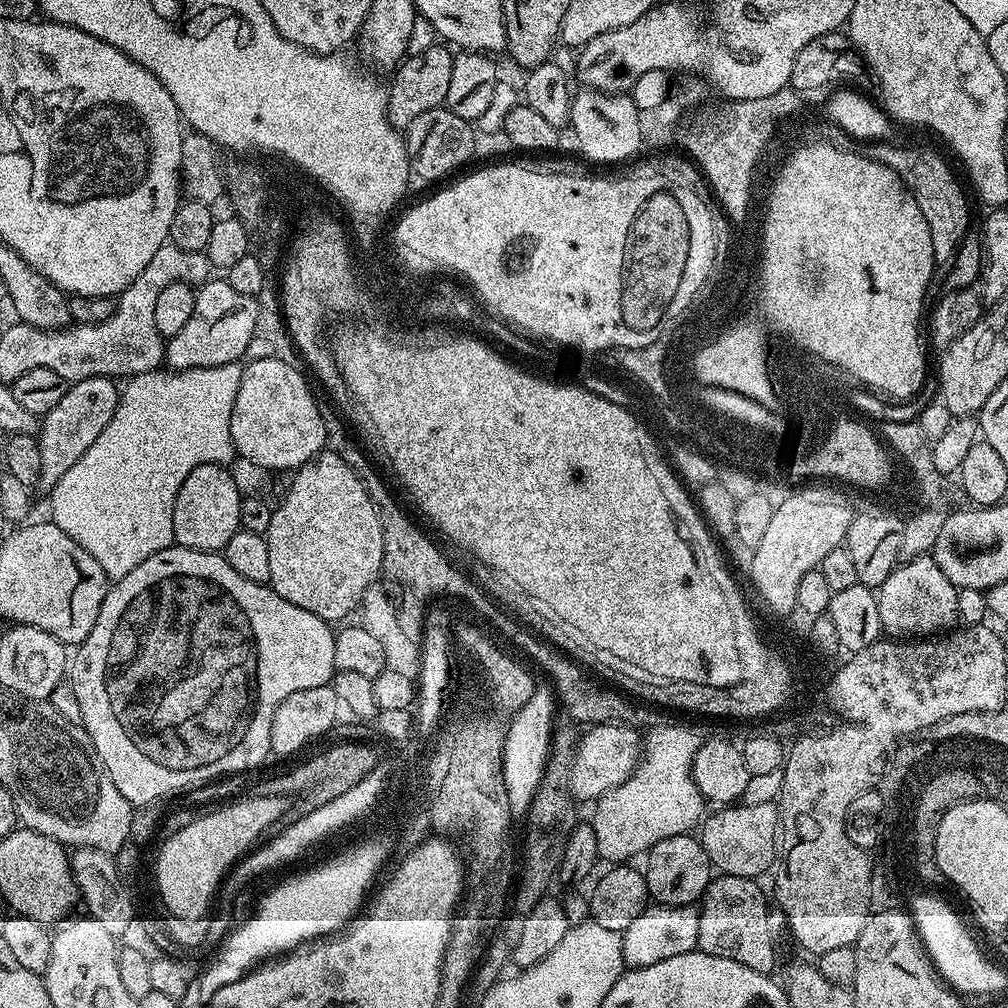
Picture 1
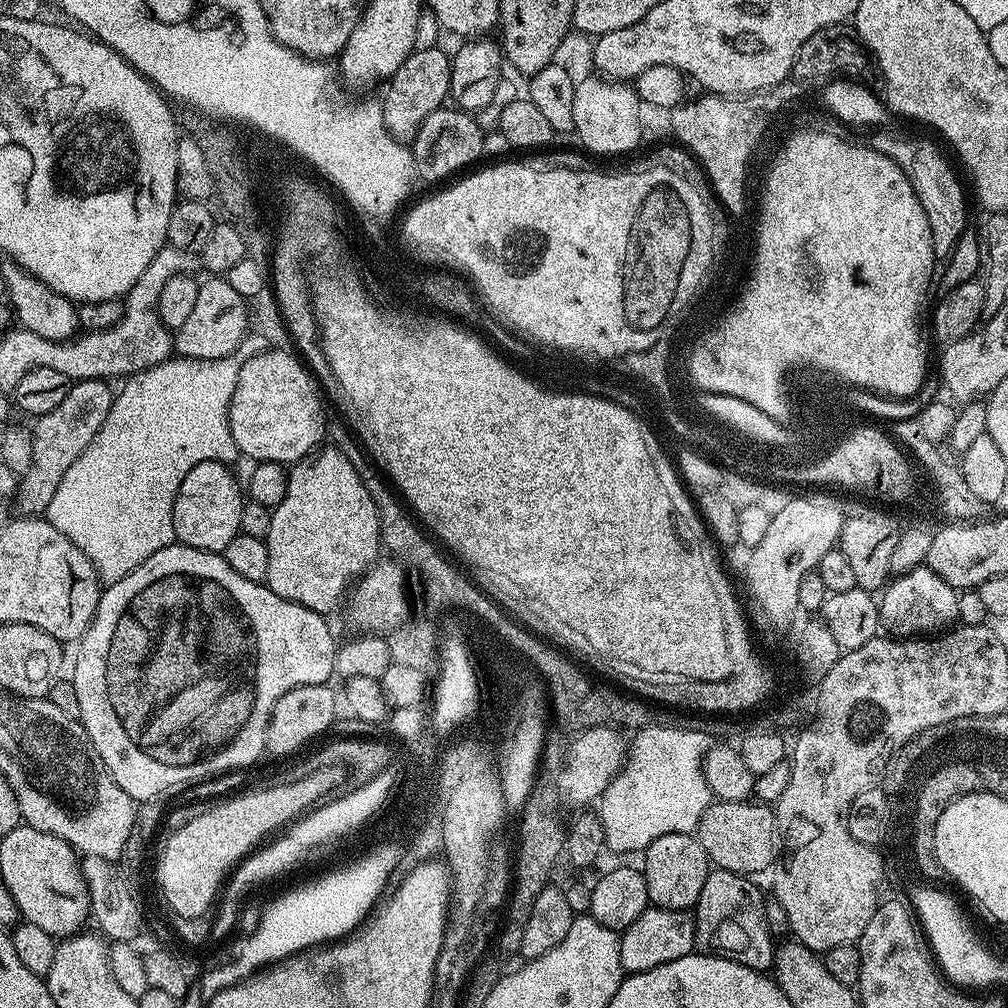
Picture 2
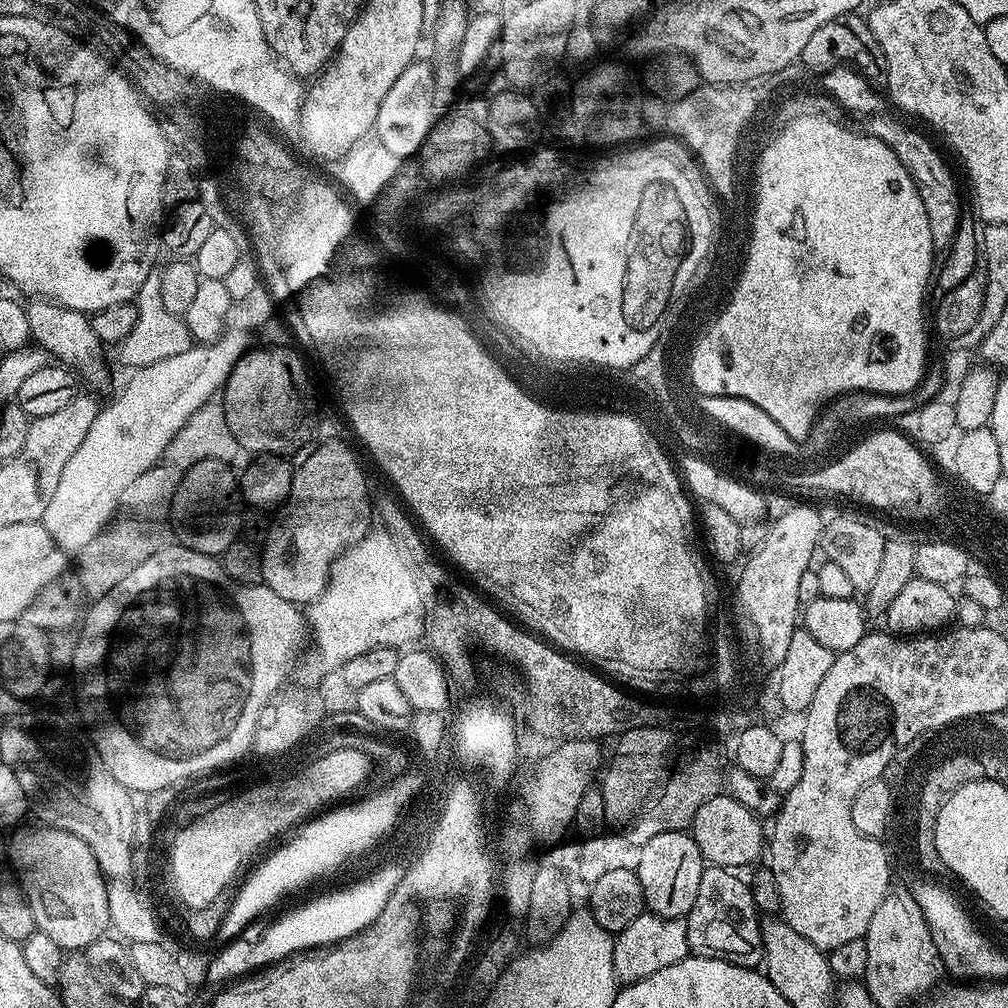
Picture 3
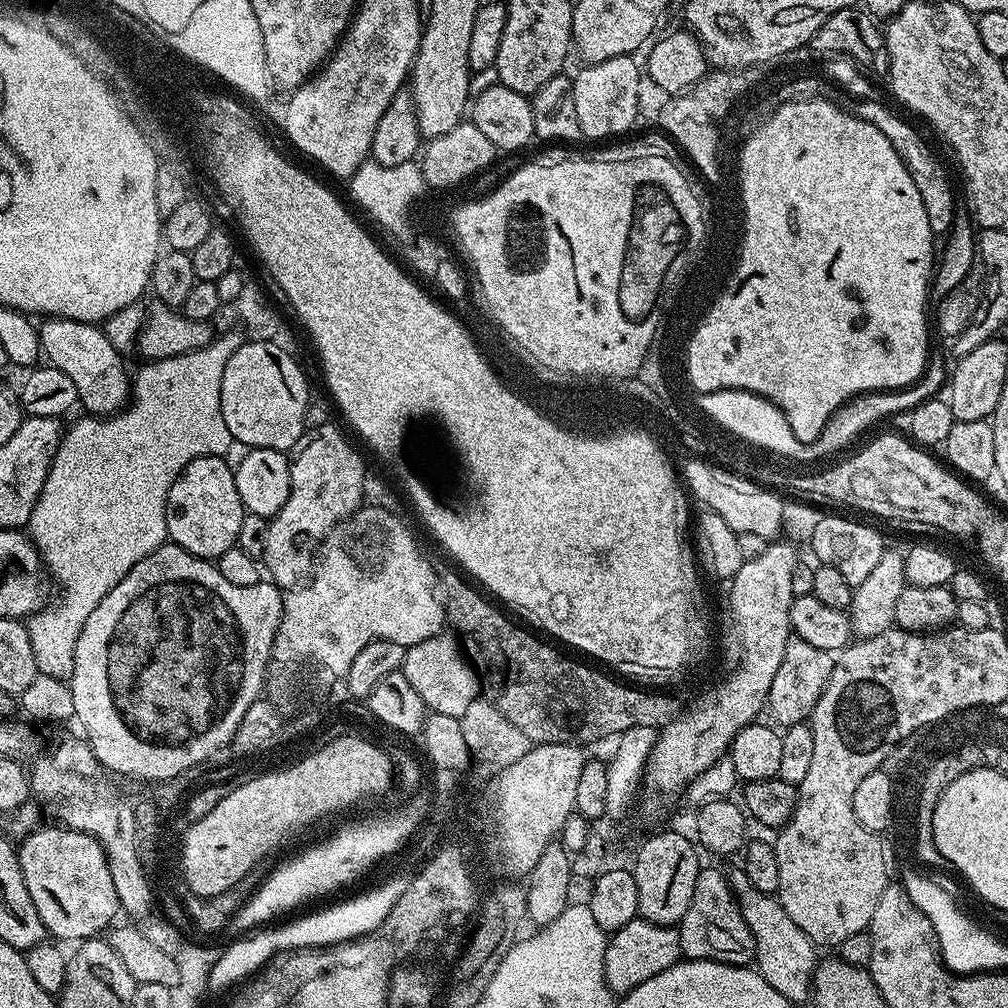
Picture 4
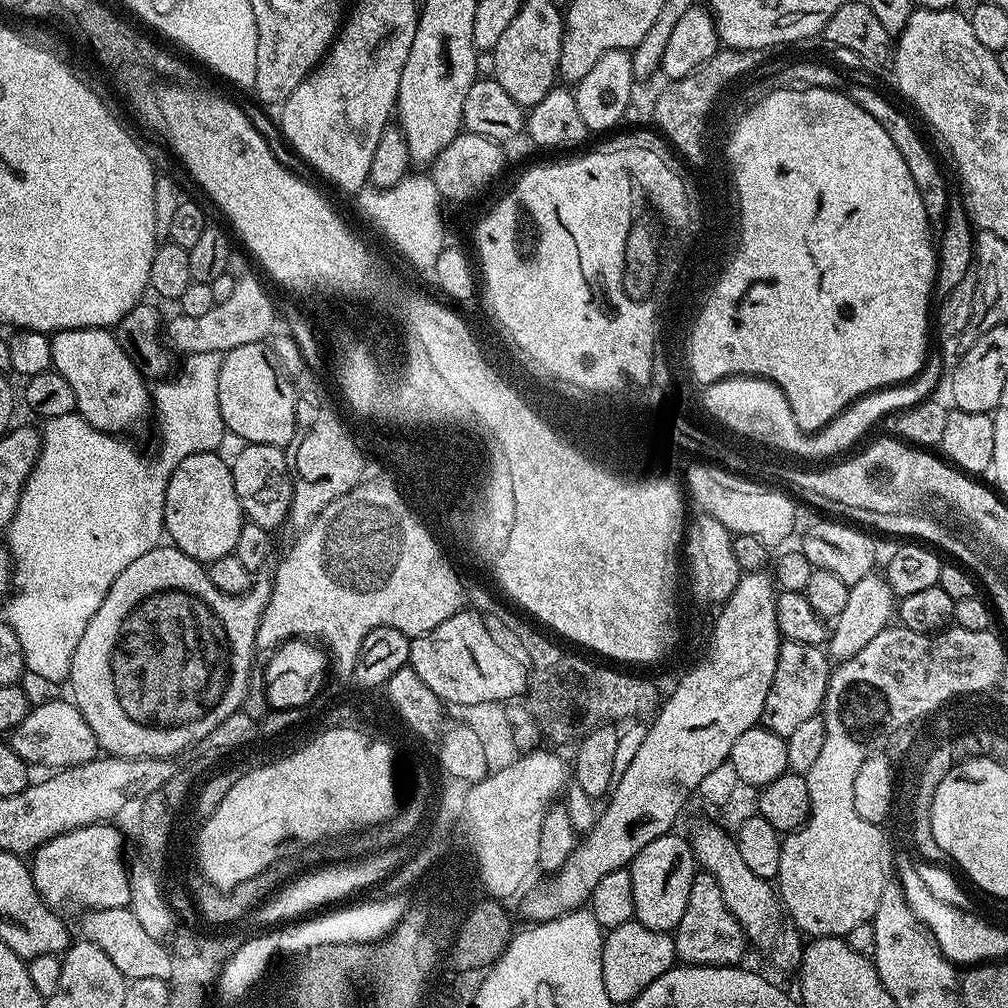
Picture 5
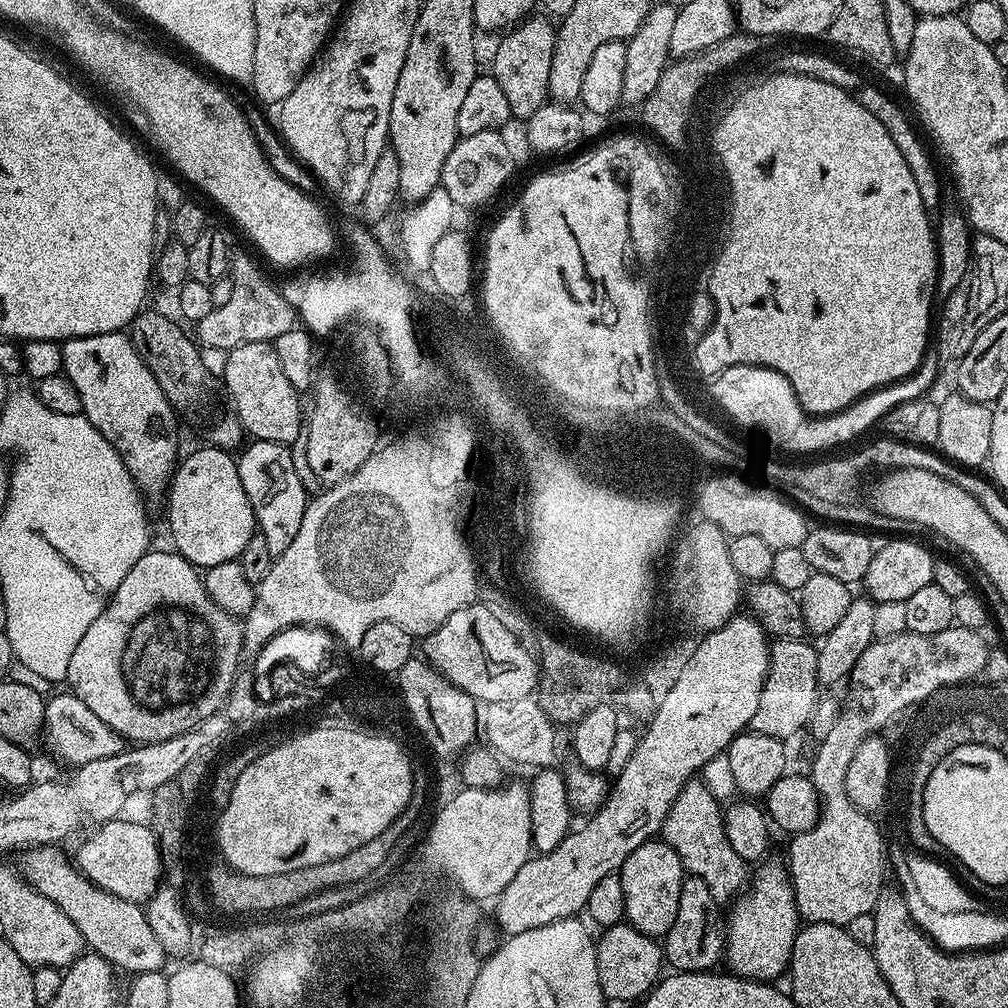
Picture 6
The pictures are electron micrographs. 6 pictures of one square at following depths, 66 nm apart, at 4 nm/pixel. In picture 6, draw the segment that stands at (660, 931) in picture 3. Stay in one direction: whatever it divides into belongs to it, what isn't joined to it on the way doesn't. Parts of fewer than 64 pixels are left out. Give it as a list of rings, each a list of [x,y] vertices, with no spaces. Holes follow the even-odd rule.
[[[621,922],[603,929],[599,933],[596,945],[596,965],[598,966],[598,982],[602,986],[605,997],[612,1000],[636,1000],[648,995],[661,979],[660,967],[666,961],[661,945],[653,937],[642,934],[627,922]]]

